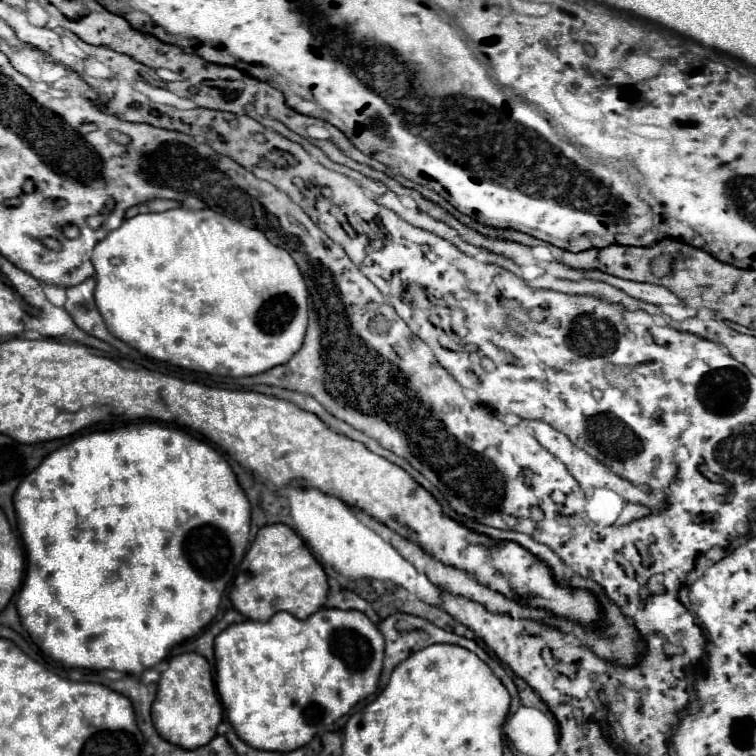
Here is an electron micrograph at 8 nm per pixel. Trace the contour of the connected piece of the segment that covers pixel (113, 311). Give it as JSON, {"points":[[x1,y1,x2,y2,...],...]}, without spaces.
{"points":[[181,206,181,208,173,208,173,210,165,210,165,212,149,212,149,214,137,214,133,218,127,218,127,220,123,220,123,224,117,230,109,232,95,246,91,262,95,266,95,280,97,280,95,302,97,302,97,308,103,316,109,332,113,332,113,336,117,336,119,340,123,340,125,344,129,344,131,348,139,350,141,354,145,354,149,358,163,360,173,366,195,370,195,372,239,378,239,376,255,376,273,366,285,364,303,344,303,336,305,336,307,320,309,320,309,314,307,314,309,292,307,292,307,284,303,280,303,274,301,274,297,262,289,256,289,252,285,252,285,248,277,248,275,244,271,244,261,230,249,228,249,226,241,224,239,220,217,218,217,212,211,208,187,210]]}

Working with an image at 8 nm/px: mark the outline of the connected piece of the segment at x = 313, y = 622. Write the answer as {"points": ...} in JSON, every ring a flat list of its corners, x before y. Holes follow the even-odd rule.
{"points":[[321,608,307,622,295,620,289,612,277,612,269,622,245,620,231,624,215,638,215,684,231,726,249,746,273,752,301,748,321,728,331,730,335,720,377,690,381,664,383,636,359,610],[305,626,311,626,317,636,303,634]]}

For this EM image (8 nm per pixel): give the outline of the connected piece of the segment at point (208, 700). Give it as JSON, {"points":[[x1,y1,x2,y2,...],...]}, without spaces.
{"points":[[185,652,169,660,167,670,161,672,157,682,157,696,151,706,151,716,159,736,171,744,181,744,181,748,201,748,209,744,209,740,217,734,223,710,215,692,211,666,203,656]]}

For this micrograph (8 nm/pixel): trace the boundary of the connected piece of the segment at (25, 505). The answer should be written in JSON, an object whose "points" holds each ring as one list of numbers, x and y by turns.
{"points":[[155,422,125,424,113,430,93,430,85,436,71,440,69,444,51,452,43,462,29,472,13,494,17,512,17,528,25,544,27,573,23,588,17,596,19,618,33,638,33,642,53,660,65,666,77,668,113,668,139,676,149,666,167,658,171,646,181,644,187,638,199,634,217,614,221,594,235,578,235,570,241,564,245,548,250,543,249,500,239,486,227,460,203,440,175,428,163,428]]}

